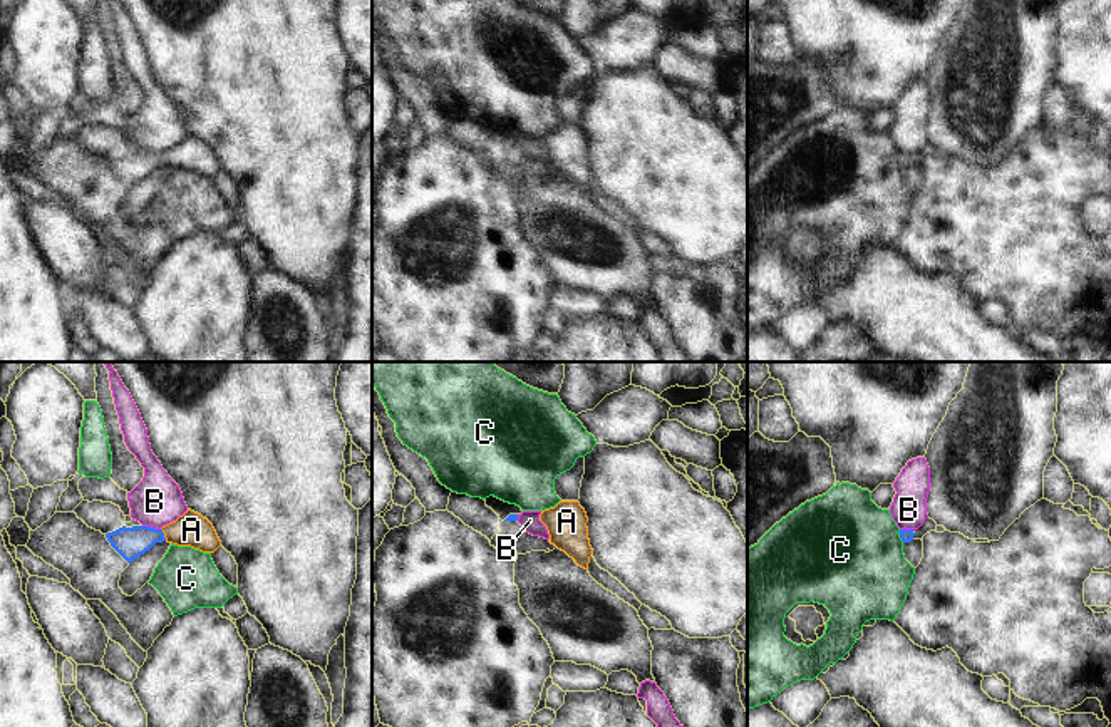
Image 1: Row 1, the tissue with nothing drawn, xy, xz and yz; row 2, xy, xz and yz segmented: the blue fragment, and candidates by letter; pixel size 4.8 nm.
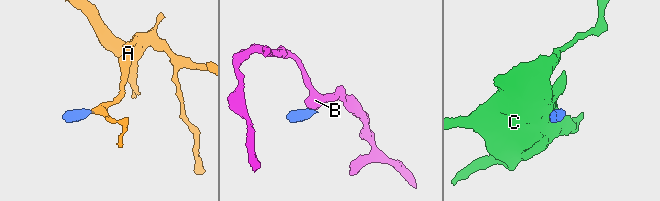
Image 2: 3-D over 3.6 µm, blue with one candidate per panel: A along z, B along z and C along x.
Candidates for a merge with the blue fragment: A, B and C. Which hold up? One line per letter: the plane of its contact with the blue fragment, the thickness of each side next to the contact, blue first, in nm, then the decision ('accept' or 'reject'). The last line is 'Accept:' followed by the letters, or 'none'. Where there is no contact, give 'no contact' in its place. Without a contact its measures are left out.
A: xy | 150/160 nm | accept
B: xy | 150/240 nm | reject
C: yz | 60/500 nm | reject
Accept: A

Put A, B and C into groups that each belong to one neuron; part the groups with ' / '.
A / B / C

